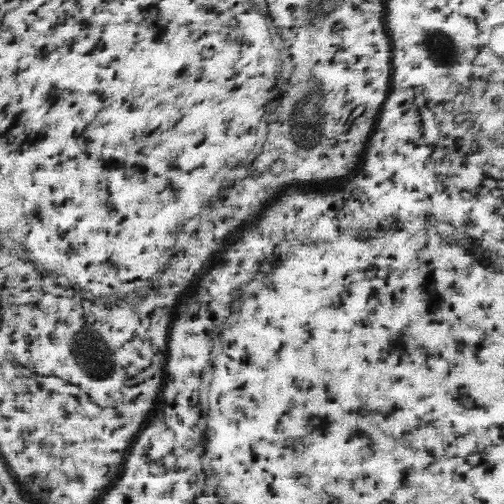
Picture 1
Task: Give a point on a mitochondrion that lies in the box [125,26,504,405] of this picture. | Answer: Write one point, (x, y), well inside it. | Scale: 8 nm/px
(443, 52)

